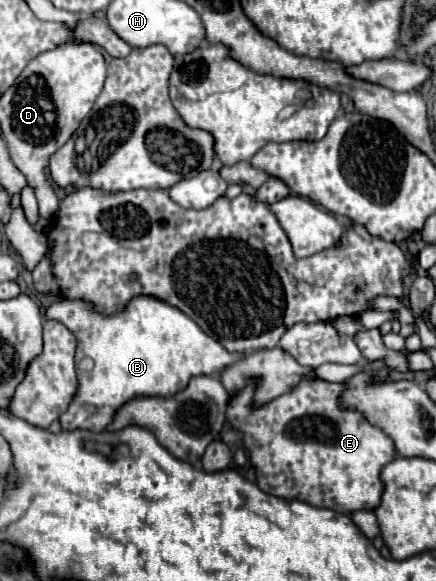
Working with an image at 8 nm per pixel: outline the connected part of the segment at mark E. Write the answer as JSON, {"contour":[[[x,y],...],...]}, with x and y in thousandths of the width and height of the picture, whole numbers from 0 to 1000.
{"contour":[[[573,651],[569,661],[528,685],[518,699],[518,723],[532,737],[560,747],[560,771],[573,781],[573,799],[587,809],[596,843],[651,861],[688,861],[716,871],[757,874],[780,885],[867,874],[881,850],[876,806],[908,788],[908,771],[899,754],[890,754],[890,747],[881,747],[872,737],[853,733],[835,713],[780,695],[794,661],[697,651],[683,657],[683,664],[601,699],[583,695],[587,661],[592,657]]]}

